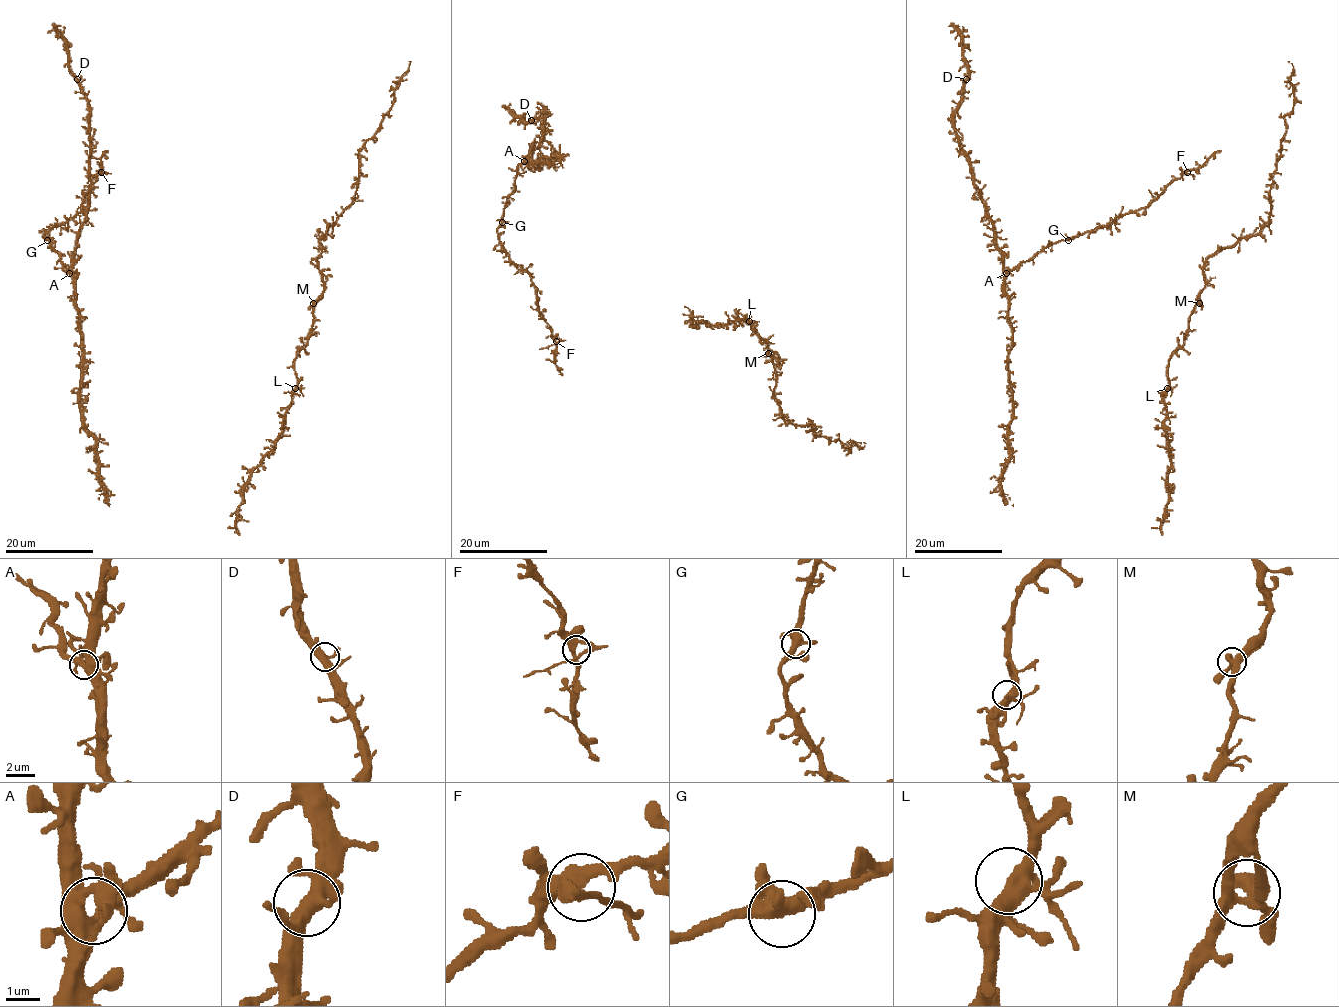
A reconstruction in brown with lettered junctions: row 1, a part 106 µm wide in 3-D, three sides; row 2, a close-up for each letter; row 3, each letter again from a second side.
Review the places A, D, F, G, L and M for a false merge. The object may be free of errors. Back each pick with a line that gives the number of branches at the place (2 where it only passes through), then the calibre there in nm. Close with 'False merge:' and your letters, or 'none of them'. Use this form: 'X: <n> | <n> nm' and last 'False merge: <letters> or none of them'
False merge: none of them

